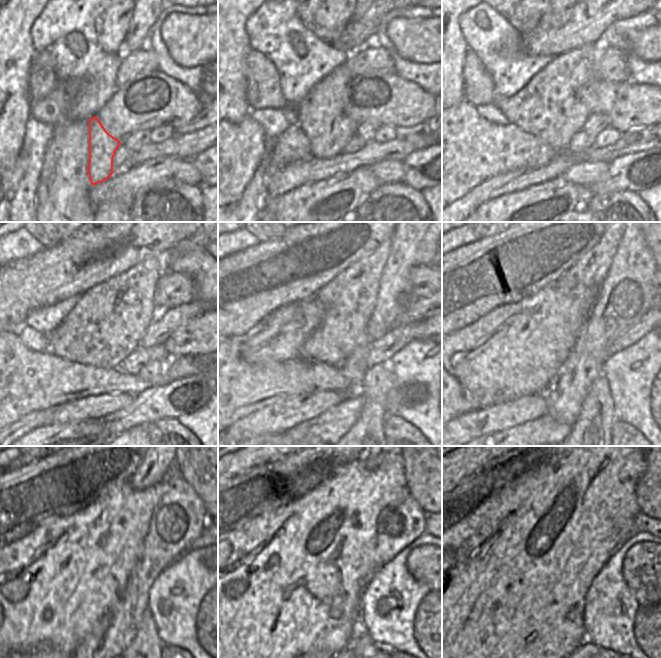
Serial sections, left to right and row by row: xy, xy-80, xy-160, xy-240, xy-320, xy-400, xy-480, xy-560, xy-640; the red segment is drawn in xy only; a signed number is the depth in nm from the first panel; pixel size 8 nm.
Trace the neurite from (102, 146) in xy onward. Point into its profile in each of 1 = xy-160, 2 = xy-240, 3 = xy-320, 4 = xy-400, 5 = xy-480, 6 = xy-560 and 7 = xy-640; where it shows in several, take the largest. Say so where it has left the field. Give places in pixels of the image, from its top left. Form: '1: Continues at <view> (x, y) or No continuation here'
1: Continues at xy-160 (548, 107)
2: Continues at xy-240 (107, 324)
3: Continues at xy-320 (348, 300)
4: Continues at xy-400 (584, 279)
5: Continues at xy-480 (153, 469)
6: Continues at xy-560 (371, 466)
7: No continuation here

